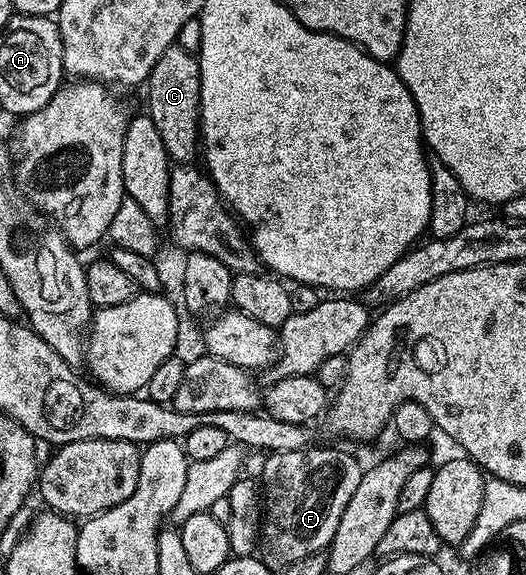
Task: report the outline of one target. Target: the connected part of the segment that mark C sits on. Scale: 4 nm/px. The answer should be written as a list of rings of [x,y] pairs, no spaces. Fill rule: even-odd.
[[[176,44],[165,48],[165,52],[161,52],[161,60],[157,60],[157,64],[153,64],[151,74],[145,83],[146,113],[156,124],[169,158],[179,164],[191,164],[197,158],[200,80],[198,57]]]

